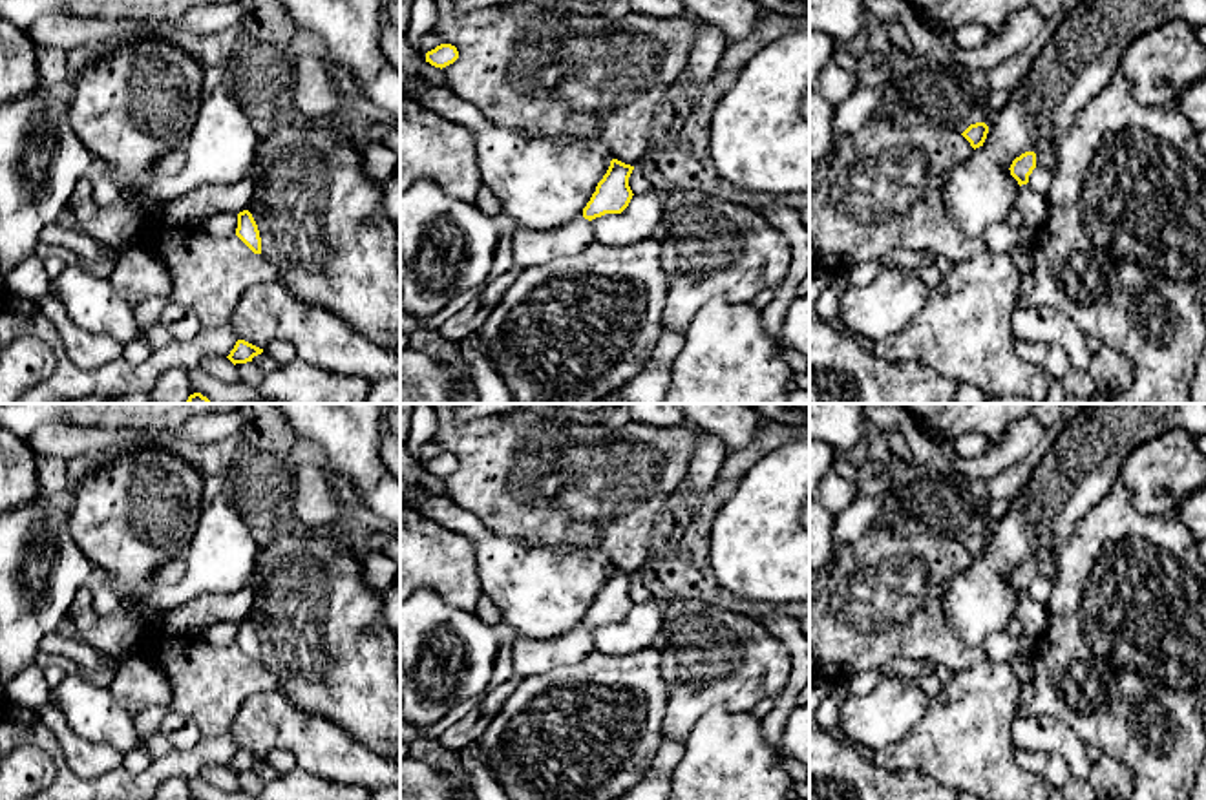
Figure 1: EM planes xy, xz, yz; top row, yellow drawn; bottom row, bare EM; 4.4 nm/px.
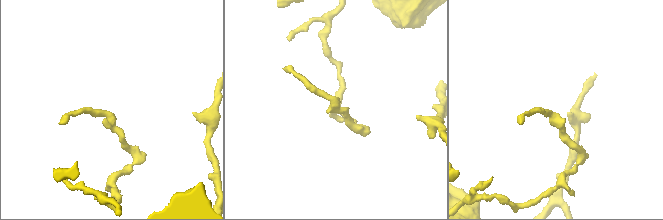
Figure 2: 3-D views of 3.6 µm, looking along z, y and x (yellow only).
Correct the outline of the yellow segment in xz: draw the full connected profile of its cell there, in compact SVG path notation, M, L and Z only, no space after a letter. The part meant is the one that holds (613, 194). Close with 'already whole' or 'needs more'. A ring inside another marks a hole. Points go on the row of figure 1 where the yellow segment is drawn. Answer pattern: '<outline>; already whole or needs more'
M612 159L583 214L559 228L532 230L515 226L512 236L513 265L523 270L583 250L594 241L592 219L605 214L621 214L629 206L634 195L629 186L632 170L634 166Z; needs more

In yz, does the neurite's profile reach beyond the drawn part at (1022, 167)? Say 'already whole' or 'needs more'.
needs more

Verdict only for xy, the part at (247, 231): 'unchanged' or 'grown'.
unchanged

